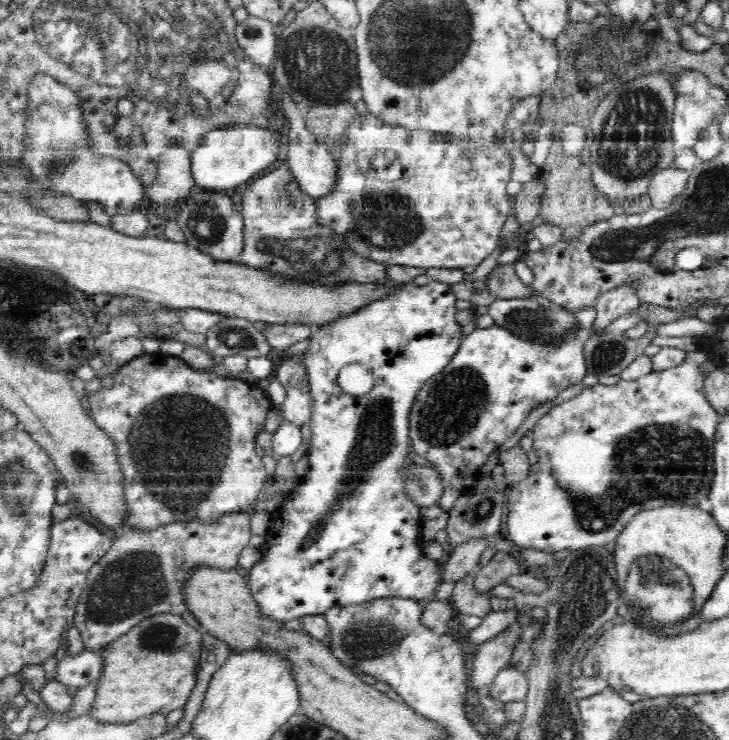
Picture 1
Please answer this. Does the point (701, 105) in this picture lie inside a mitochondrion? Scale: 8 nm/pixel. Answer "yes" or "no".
no

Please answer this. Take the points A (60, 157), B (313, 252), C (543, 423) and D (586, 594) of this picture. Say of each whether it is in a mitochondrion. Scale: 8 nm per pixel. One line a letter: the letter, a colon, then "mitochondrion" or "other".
A: mitochondrion
B: mitochondrion
C: other
D: mitochondrion

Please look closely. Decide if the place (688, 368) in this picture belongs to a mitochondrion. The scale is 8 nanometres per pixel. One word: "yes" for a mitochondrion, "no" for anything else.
no

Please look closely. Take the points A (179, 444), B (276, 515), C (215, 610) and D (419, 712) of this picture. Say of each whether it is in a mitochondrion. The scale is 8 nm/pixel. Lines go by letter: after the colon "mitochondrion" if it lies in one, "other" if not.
A: mitochondrion
B: other
C: other
D: other

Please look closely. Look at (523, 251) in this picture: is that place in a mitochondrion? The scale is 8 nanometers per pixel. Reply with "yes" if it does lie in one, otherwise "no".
no

